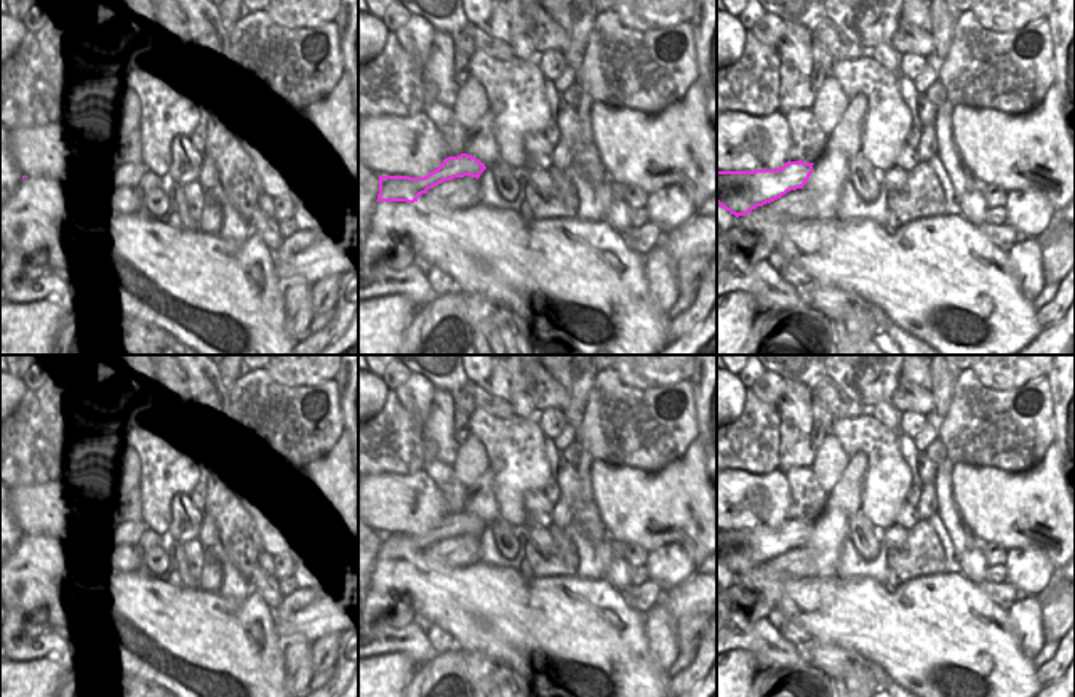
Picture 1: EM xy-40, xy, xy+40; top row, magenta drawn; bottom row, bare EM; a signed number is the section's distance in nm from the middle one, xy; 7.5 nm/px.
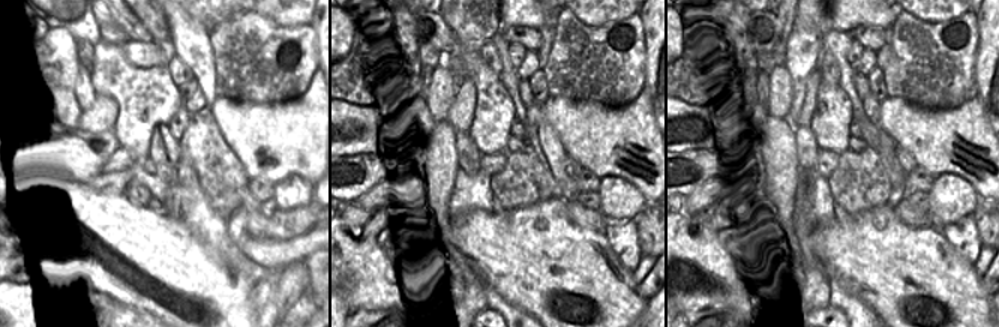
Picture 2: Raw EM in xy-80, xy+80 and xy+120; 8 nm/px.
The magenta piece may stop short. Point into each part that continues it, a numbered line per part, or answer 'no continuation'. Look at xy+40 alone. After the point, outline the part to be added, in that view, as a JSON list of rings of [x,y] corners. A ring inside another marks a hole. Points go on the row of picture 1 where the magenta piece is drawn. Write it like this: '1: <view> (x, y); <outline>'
no continuation

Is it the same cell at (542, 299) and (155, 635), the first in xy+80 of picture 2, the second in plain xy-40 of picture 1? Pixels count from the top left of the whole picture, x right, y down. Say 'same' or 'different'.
same

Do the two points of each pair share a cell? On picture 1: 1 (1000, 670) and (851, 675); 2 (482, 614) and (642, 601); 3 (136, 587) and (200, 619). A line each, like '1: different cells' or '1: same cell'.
1: different cells
2: different cells
3: same cell

